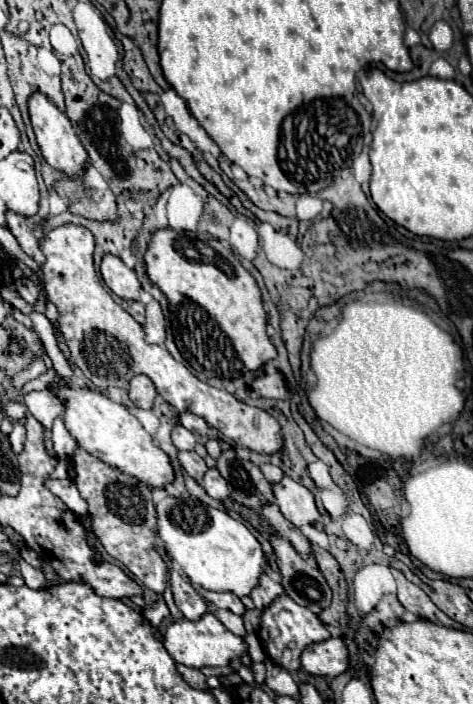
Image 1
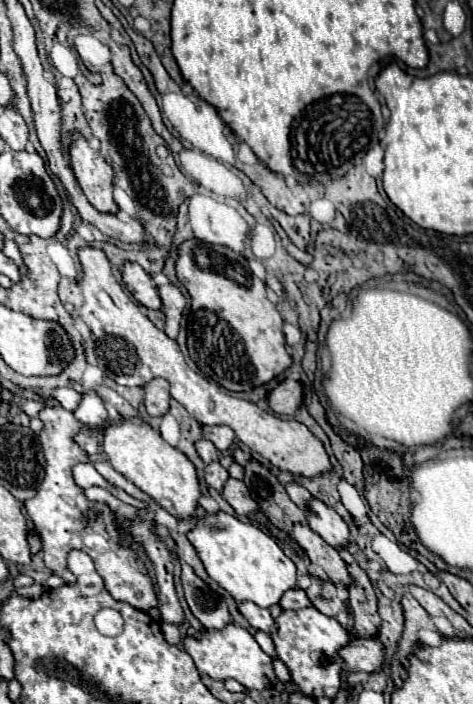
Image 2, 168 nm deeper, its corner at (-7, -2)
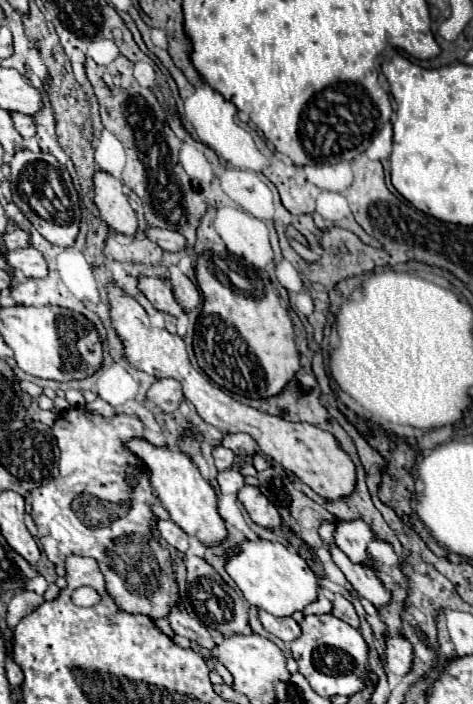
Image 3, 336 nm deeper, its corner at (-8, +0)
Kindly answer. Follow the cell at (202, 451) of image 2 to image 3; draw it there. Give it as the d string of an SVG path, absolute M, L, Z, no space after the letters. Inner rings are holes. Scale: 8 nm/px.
M217 447L213 451L213 457L215 457L215 465L219 471L225 471L225 469L231 469L235 465L235 453L231 449L225 449L225 447Z

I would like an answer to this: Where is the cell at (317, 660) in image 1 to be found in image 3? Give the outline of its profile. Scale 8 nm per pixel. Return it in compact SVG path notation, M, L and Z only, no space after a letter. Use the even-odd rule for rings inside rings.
M405 637L387 639L387 657L385 669L393 675L407 675L413 665L413 647Z

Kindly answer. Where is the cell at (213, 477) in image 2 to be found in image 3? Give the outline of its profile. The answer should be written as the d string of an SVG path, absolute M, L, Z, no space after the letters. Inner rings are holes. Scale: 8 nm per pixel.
M227 469L227 471L221 471L217 475L217 481L219 481L219 489L221 493L233 493L237 495L243 487L245 487L245 479L239 471L235 469Z

